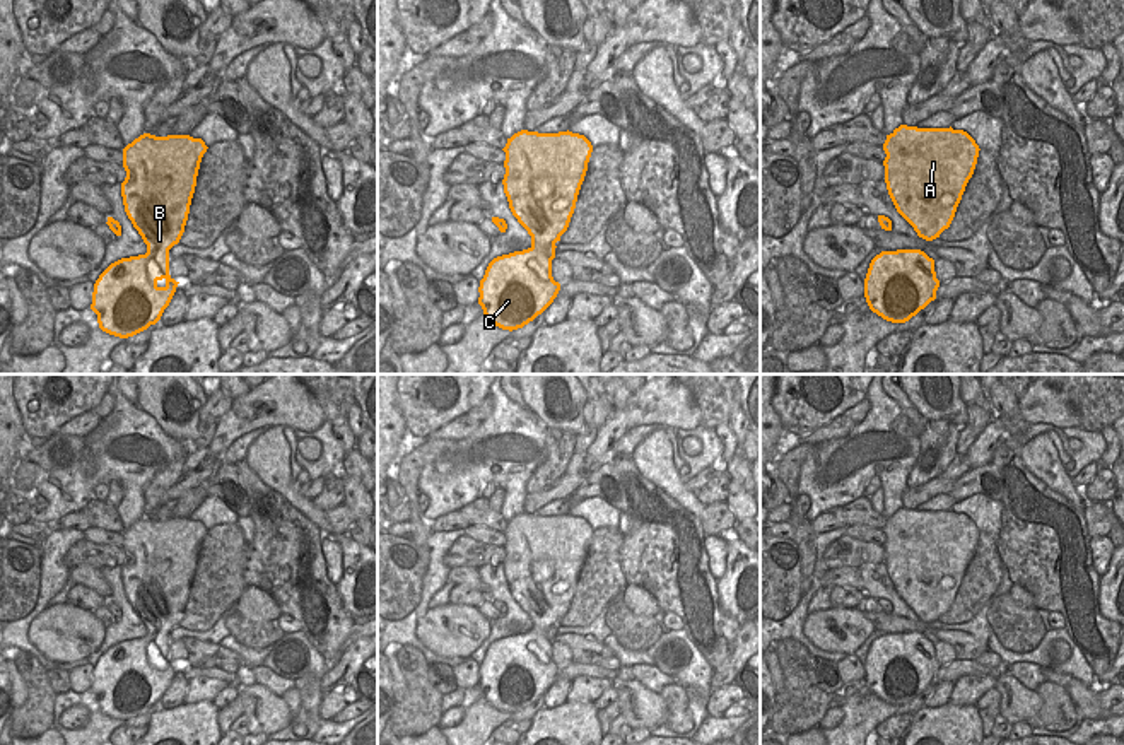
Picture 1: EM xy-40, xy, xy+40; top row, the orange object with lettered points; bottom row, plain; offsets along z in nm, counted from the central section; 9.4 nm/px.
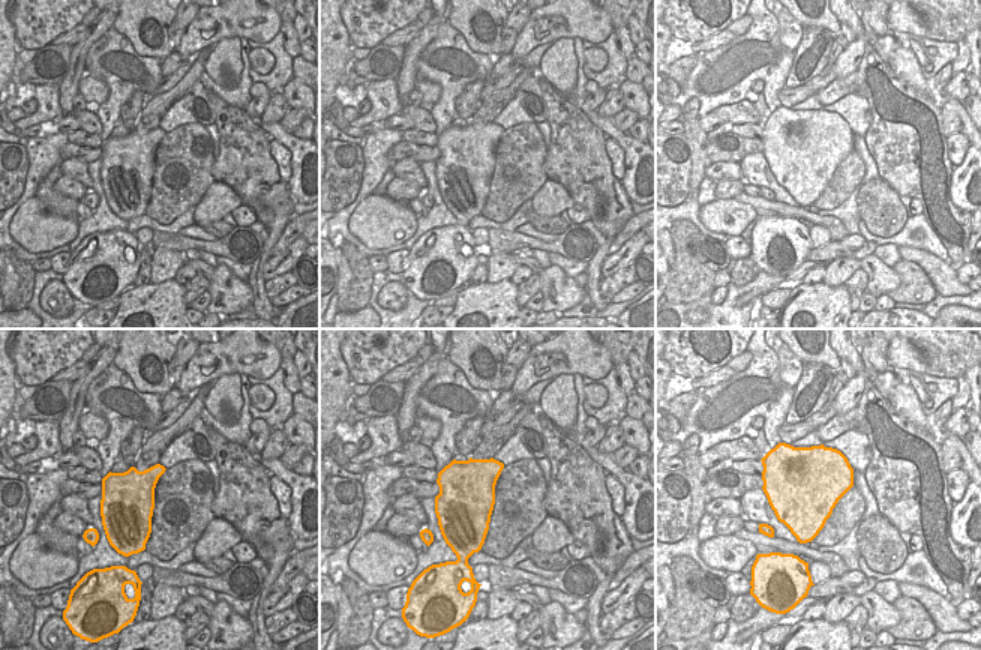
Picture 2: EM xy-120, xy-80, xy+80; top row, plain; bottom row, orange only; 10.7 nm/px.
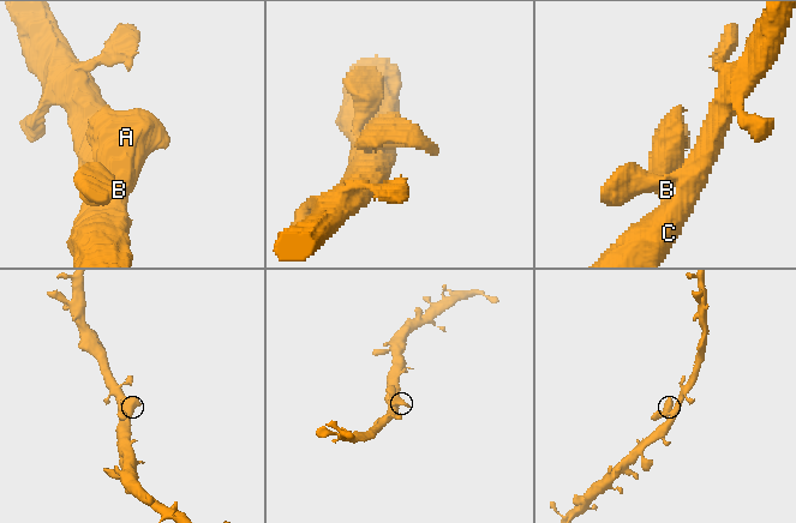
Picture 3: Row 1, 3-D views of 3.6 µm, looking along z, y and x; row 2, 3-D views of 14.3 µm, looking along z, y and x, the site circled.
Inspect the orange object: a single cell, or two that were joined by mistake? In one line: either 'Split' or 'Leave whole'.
Leave whole.

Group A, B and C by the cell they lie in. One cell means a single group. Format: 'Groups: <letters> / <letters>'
Groups: A B C.

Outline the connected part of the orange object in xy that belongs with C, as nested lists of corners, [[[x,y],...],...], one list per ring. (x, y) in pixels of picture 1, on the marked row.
[[[521,130],[507,138],[502,179],[509,208],[531,236],[531,246],[494,258],[480,280],[478,304],[485,318],[502,330],[518,330],[542,314],[557,297],[560,284],[552,277],[555,243],[567,231],[593,152],[579,133],[538,133]]]

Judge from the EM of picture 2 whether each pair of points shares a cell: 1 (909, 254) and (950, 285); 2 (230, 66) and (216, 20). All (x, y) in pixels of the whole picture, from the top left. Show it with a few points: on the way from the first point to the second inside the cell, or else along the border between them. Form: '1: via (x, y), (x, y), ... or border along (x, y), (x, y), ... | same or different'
1: via (920, 257), (939, 275) | same
2: border along (239, 36), (225, 36), (210, 48) | different

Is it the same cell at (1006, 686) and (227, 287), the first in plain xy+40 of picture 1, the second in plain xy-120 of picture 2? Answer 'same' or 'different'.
same

